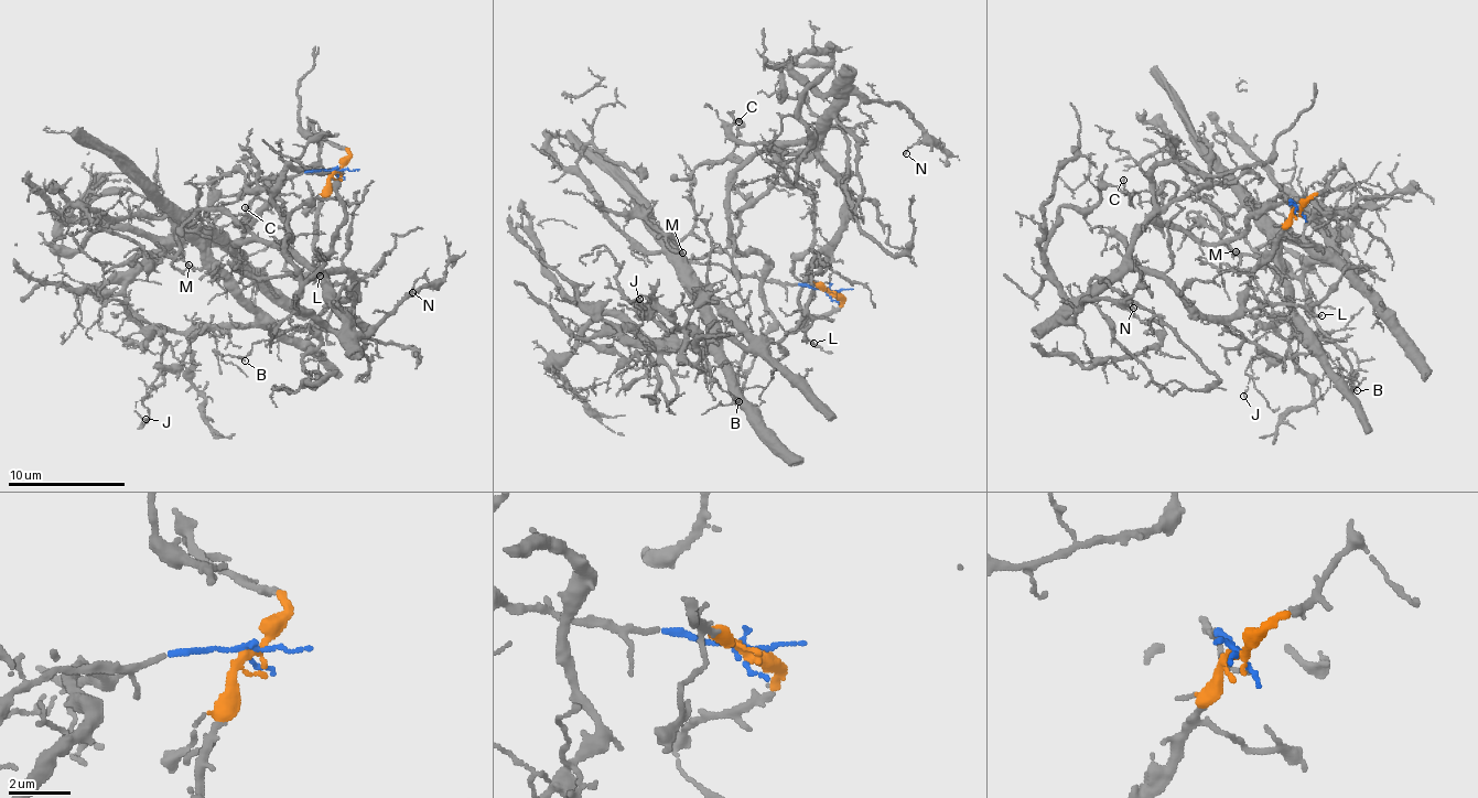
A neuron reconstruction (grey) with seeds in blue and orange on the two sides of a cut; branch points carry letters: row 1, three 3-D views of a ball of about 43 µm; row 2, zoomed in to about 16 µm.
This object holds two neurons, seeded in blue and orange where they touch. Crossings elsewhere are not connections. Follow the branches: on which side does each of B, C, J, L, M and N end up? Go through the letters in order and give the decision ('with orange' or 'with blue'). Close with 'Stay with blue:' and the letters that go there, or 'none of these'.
B: with blue
C: with orange
J: with blue
L: with orange
M: with blue
N: with orange
Stay with blue: B, J, M

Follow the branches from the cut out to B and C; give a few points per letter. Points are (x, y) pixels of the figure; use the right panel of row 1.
B: (1295, 207), (1281, 193), (1260, 208), (1260, 232), (1313, 343), (1302, 336), (1357, 389)
C: (1295, 207), (1249, 298), (1231, 315), (1205, 317), (1131, 259), (1154, 207), (1125, 194), (1122, 179)

